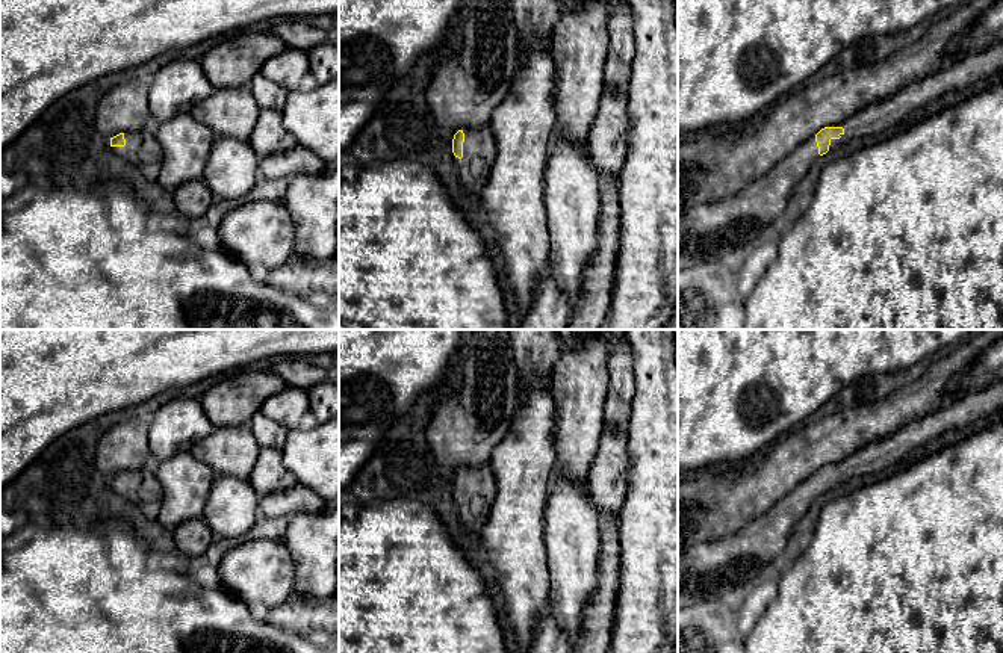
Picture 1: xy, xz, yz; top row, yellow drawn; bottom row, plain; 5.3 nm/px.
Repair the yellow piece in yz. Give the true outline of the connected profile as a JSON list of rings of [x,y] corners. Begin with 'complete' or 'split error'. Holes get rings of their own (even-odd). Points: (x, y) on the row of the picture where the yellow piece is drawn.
split error; [[[1003,42],[967,54],[905,85],[890,98],[859,109],[841,124],[821,128],[737,195],[694,206],[678,218],[678,269],[731,258],[737,248],[758,240],[762,230],[785,212],[794,187],[820,156],[853,139],[877,138],[947,91],[970,88],[1000,71]]]

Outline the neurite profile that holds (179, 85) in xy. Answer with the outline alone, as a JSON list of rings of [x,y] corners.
[[[188,57],[168,62],[148,80],[148,85],[153,125],[168,121],[180,112],[189,112],[194,104],[215,91],[201,62]]]

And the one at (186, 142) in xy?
[[[180,112],[151,127],[160,148],[159,183],[175,190],[188,181],[201,180],[216,135],[191,112]]]

